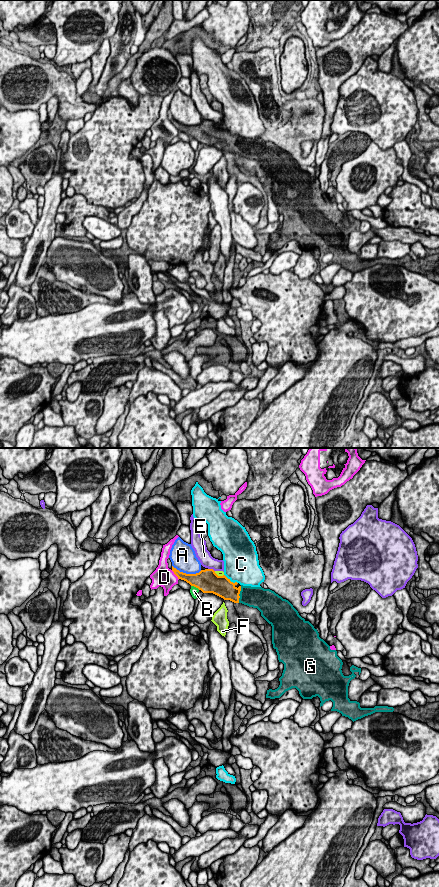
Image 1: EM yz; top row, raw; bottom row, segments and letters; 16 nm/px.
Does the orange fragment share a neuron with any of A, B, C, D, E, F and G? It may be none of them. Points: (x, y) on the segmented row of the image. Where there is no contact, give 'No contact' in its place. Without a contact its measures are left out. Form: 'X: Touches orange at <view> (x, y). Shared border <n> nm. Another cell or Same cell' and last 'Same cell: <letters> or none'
A: Touches orange at yz (187, 574). Shared border 480 nm. Another cell
B: Touches orange at yz (195, 586). Shared border 160 nm. Another cell
C: Touches orange at yz (230, 581). Shared border 260 nm. Another cell
D: Touches orange at yz (175, 574). Shared border 200 nm. Another cell
E: Touches orange at yz (211, 569). Shared border 120 nm. Another cell
F: Touches orange at yz (219, 576). Shared border 170 nm. Another cell
G: Touches orange at yz (239, 593). Shared border 280 nm. Same cell
Same cell: G

